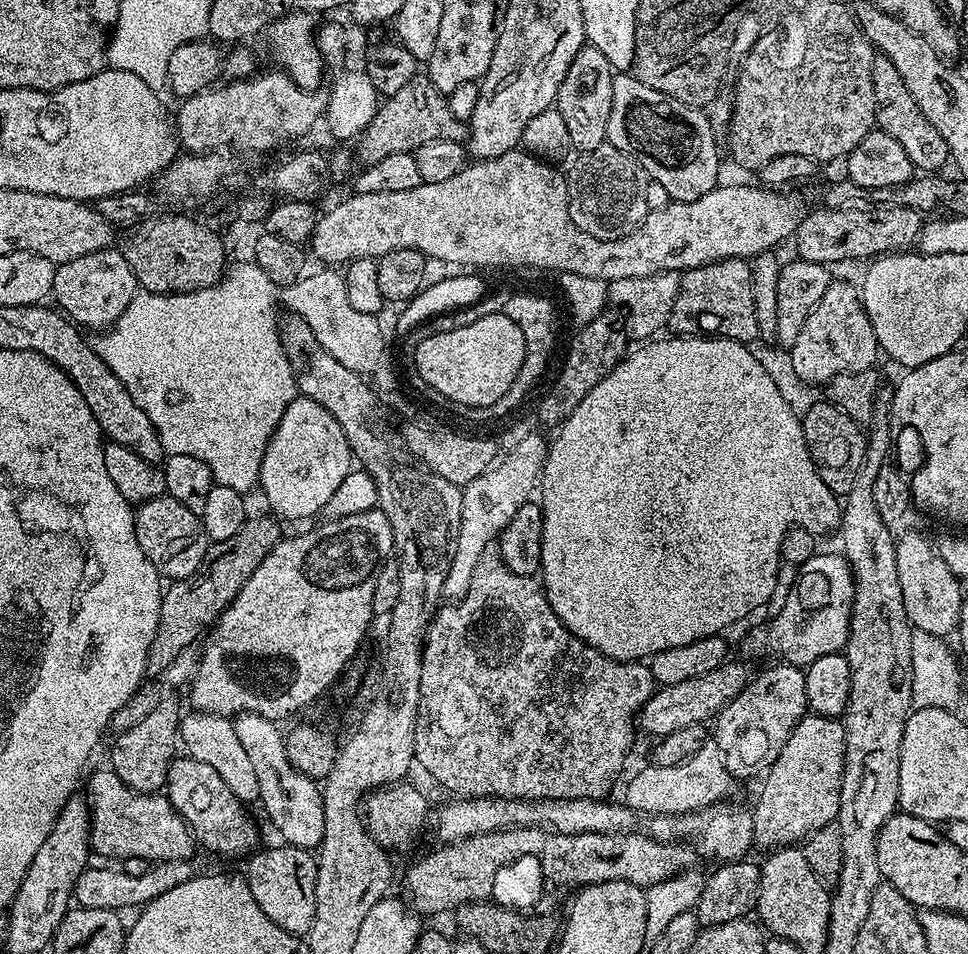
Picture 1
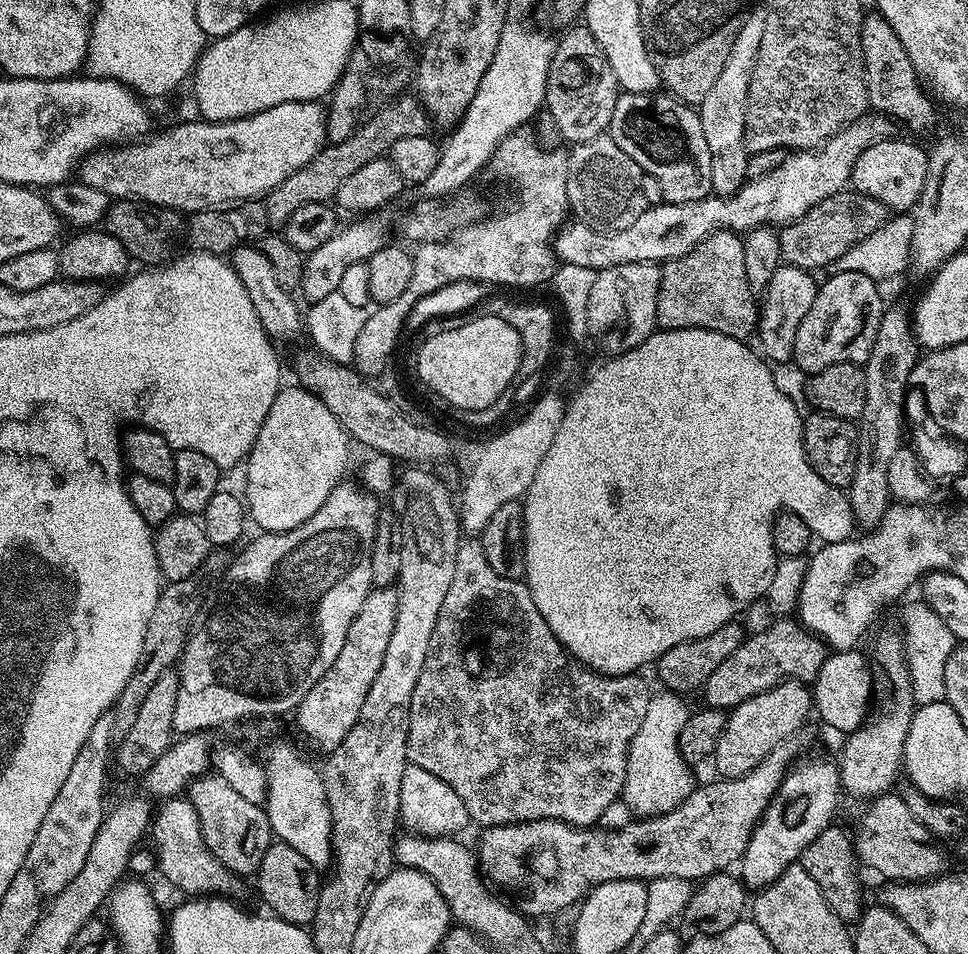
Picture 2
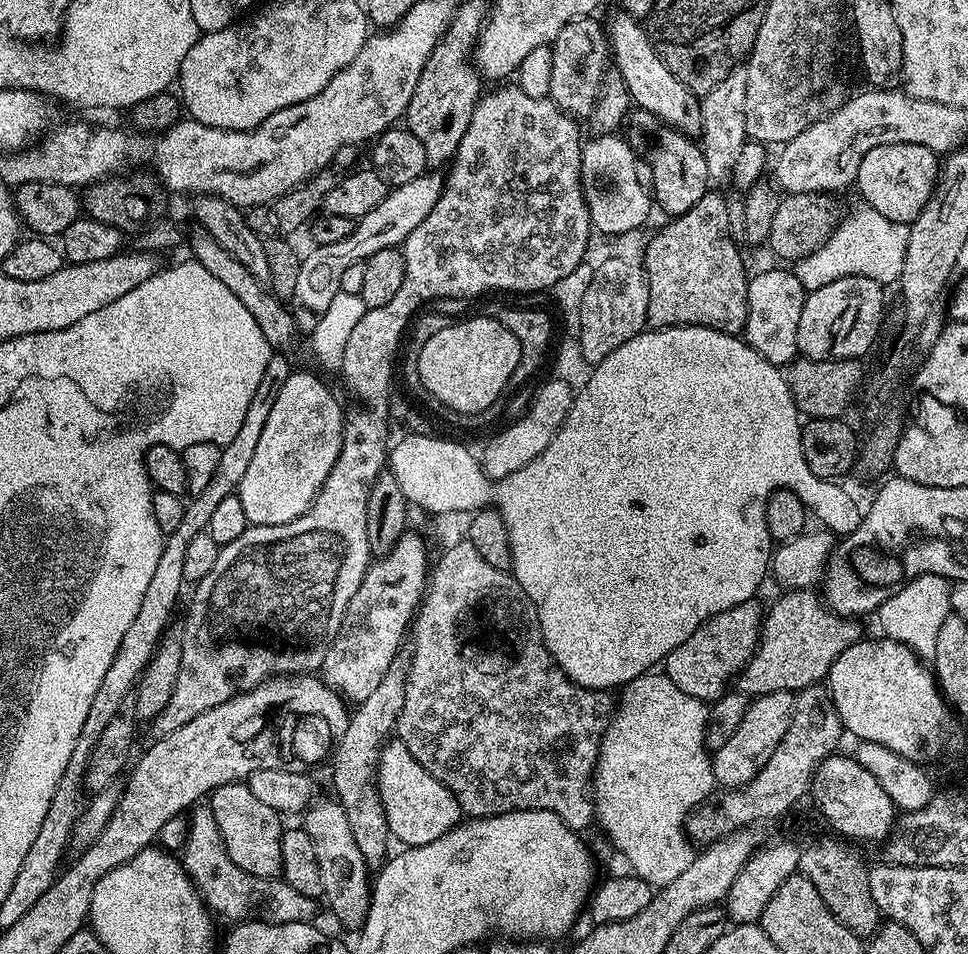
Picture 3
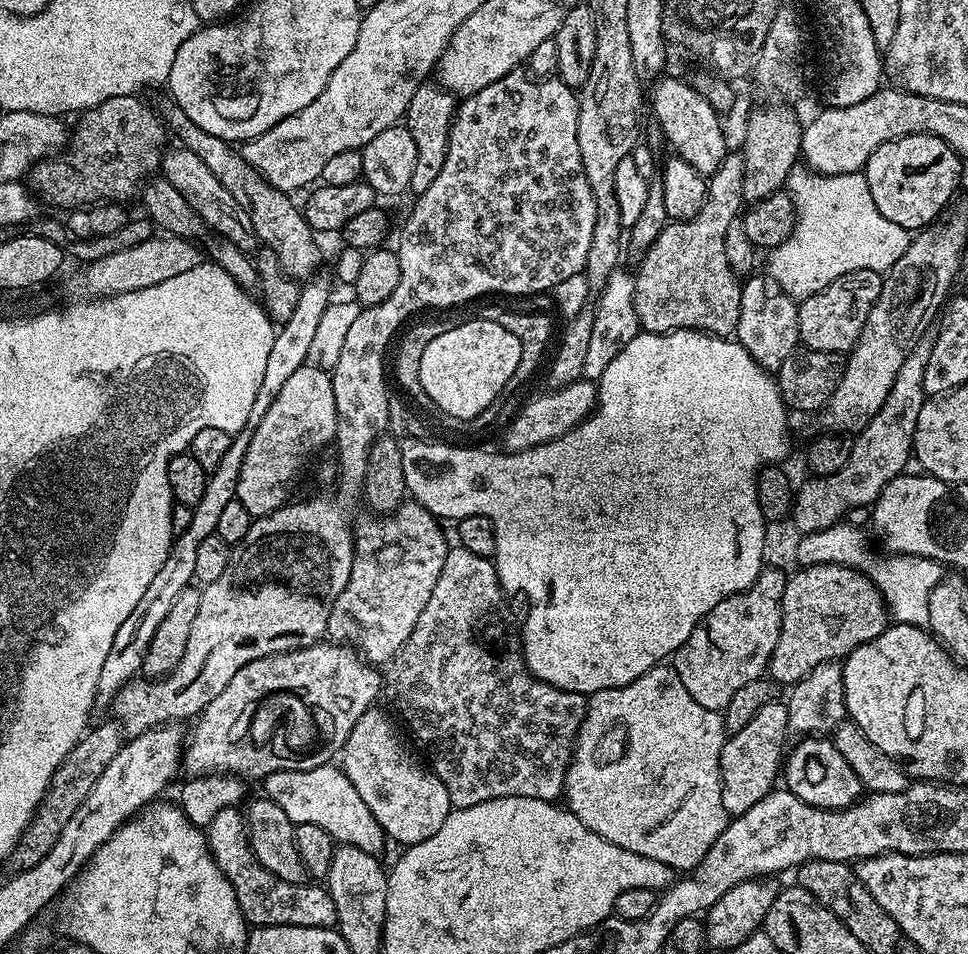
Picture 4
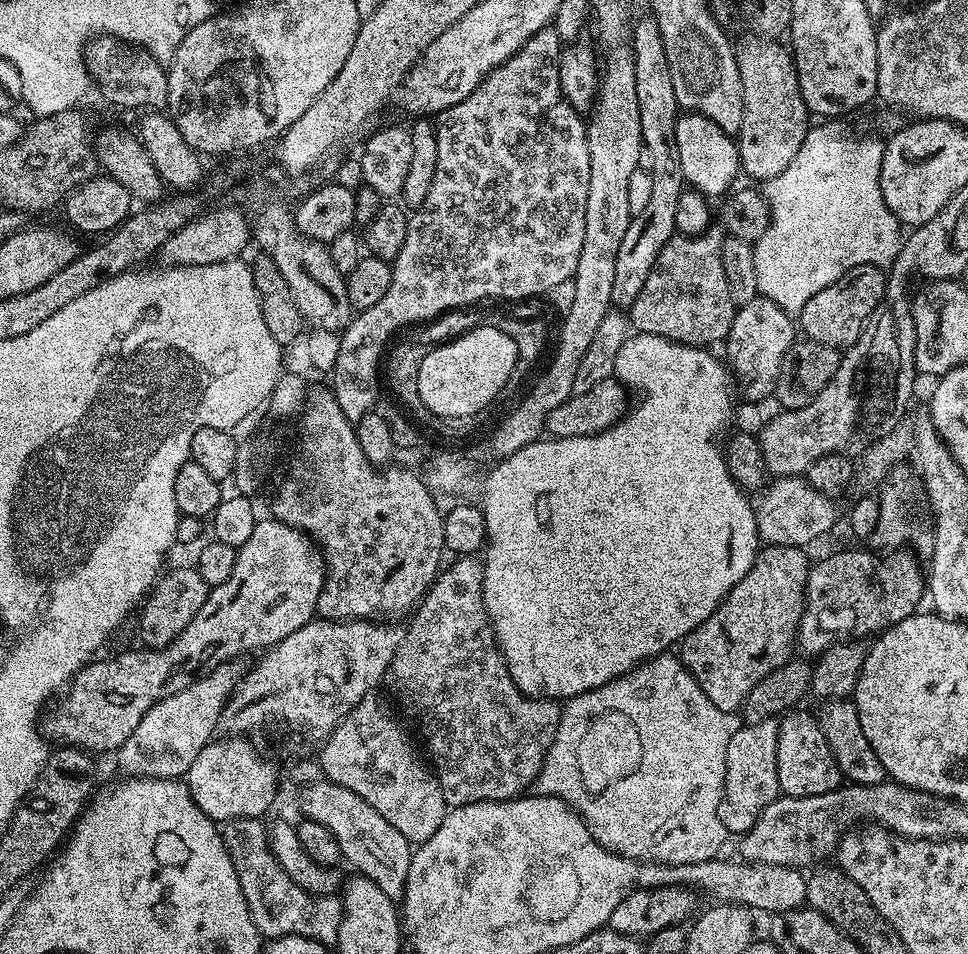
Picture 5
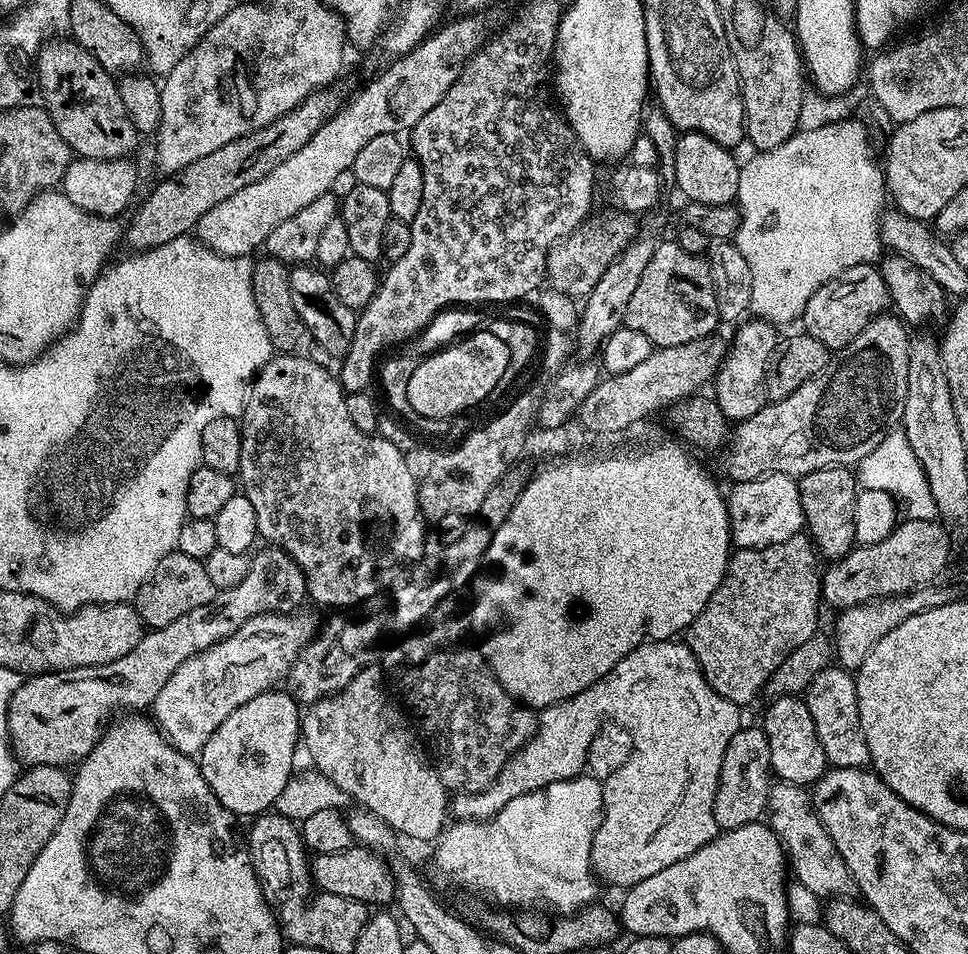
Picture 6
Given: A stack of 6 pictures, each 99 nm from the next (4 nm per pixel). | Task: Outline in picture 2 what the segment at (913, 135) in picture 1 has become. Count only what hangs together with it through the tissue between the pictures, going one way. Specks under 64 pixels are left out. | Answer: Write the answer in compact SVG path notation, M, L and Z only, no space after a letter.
M879 14L865 15L862 22L862 58L866 66L869 105L879 115L888 116L897 125L905 124L912 132L930 131L936 124L933 97L929 95L920 77L916 75L914 62L910 62L910 54L906 54L906 46L898 42L898 34L894 34L894 26L890 26L890 22L886 22Z

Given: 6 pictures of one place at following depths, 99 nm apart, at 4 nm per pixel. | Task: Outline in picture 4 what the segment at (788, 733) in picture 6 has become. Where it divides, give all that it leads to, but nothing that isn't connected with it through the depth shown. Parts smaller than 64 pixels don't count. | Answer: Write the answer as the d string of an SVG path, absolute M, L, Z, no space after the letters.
M805 736L795 742L797 744L793 748L791 745L782 764L782 780L783 783L784 780L788 783L785 784L787 791L793 792L802 802L819 808L849 808L850 805L861 799L862 793L865 791L864 783L860 781L858 774L854 774L854 770L850 770L850 766L846 766L846 758L842 758L842 754L838 754L831 739L823 736Z

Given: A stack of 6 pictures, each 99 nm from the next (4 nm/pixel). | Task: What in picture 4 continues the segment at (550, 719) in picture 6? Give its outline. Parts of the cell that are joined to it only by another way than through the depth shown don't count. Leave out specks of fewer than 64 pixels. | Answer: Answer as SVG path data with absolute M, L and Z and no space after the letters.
M667 663L658 664L646 674L634 678L621 688L611 688L601 692L591 693L588 700L589 712L616 712L616 716L628 712L612 708L612 702L626 702L626 700L644 700L642 702L642 714L654 712L654 716L662 714L662 744L658 744L658 756L656 760L650 760L650 778L644 778L644 794L630 794L626 798L626 804L616 804L616 808L602 808L600 804L586 804L588 790L592 790L596 780L588 780L592 770L600 772L602 768L596 768L592 764L592 744L596 744L596 720L588 724L588 728L580 728L576 736L576 742L572 750L572 761L568 764L564 778L563 799L566 807L582 822L582 826L592 825L594 834L606 838L606 842L614 842L614 846L622 846L622 850L630 850L634 854L642 854L646 858L654 858L654 862L664 862L666 866L677 870L691 870L697 868L706 858L706 850L714 846L718 834L728 828L730 819L728 811L722 806L722 782L720 781L720 755L726 739L724 717L714 710L706 710L706 706L698 706L694 698L690 698L690 690L682 686L682 678Z

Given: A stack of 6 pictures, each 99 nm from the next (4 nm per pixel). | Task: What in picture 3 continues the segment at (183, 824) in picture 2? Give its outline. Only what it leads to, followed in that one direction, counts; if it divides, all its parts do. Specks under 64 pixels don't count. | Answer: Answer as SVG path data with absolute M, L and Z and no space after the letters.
M201 802L191 809L182 863L192 879L192 885L200 891L200 897L217 917L225 916L231 922L257 924L307 924L317 919L317 901L313 897L298 894L298 890L282 878L258 878L254 874L246 874L242 866L234 866L230 854L226 854L222 834L218 834L218 822L214 822L214 814L207 803Z

